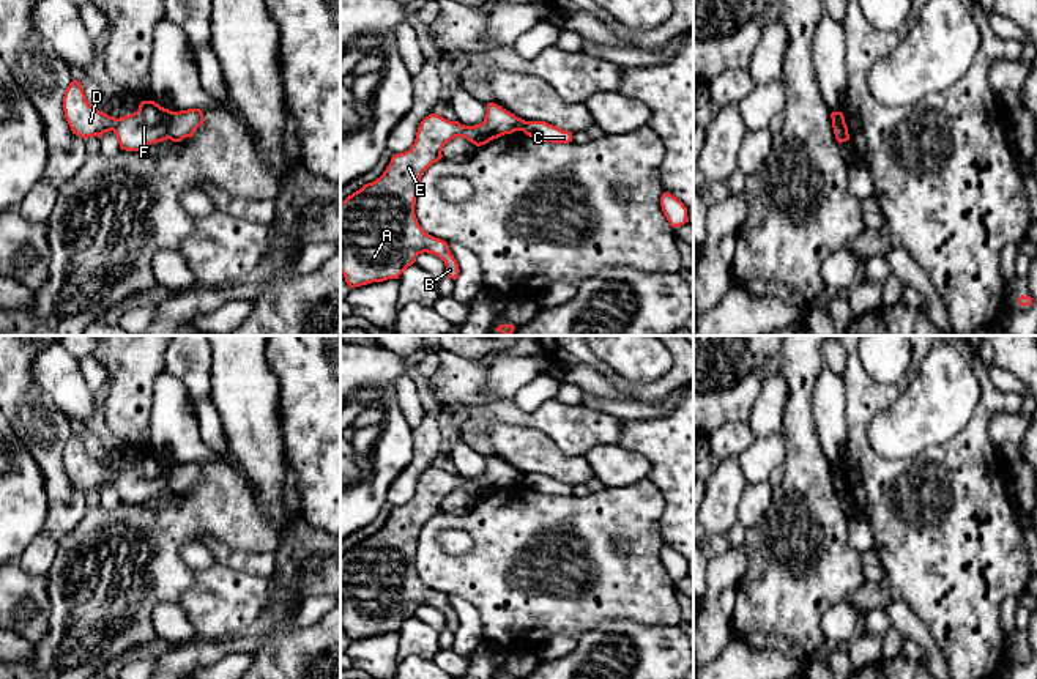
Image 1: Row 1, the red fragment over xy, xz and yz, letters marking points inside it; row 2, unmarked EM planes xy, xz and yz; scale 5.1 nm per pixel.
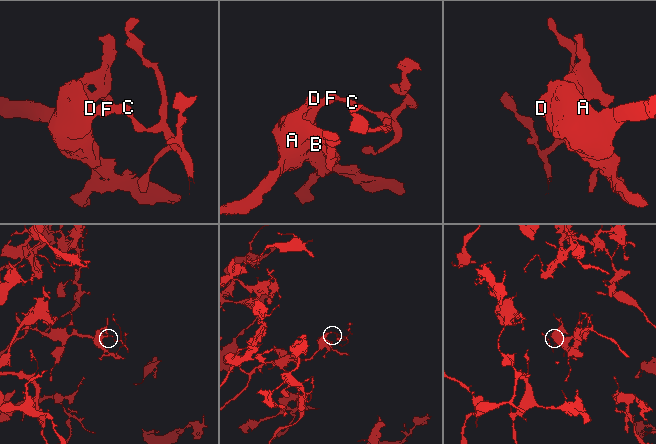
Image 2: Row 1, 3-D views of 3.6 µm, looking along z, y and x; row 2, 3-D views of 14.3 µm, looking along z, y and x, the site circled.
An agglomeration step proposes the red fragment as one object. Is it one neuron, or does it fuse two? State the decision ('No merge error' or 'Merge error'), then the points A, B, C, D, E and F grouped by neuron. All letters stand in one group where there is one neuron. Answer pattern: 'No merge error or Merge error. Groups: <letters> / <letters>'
Merge error. Groups: A B D E F / C

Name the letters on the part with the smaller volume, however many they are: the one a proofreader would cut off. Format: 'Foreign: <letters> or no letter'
Foreign: C

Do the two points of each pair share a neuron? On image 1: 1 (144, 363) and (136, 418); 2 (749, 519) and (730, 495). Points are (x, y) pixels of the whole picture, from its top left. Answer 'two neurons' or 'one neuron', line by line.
1: one neuron
2: two neurons

